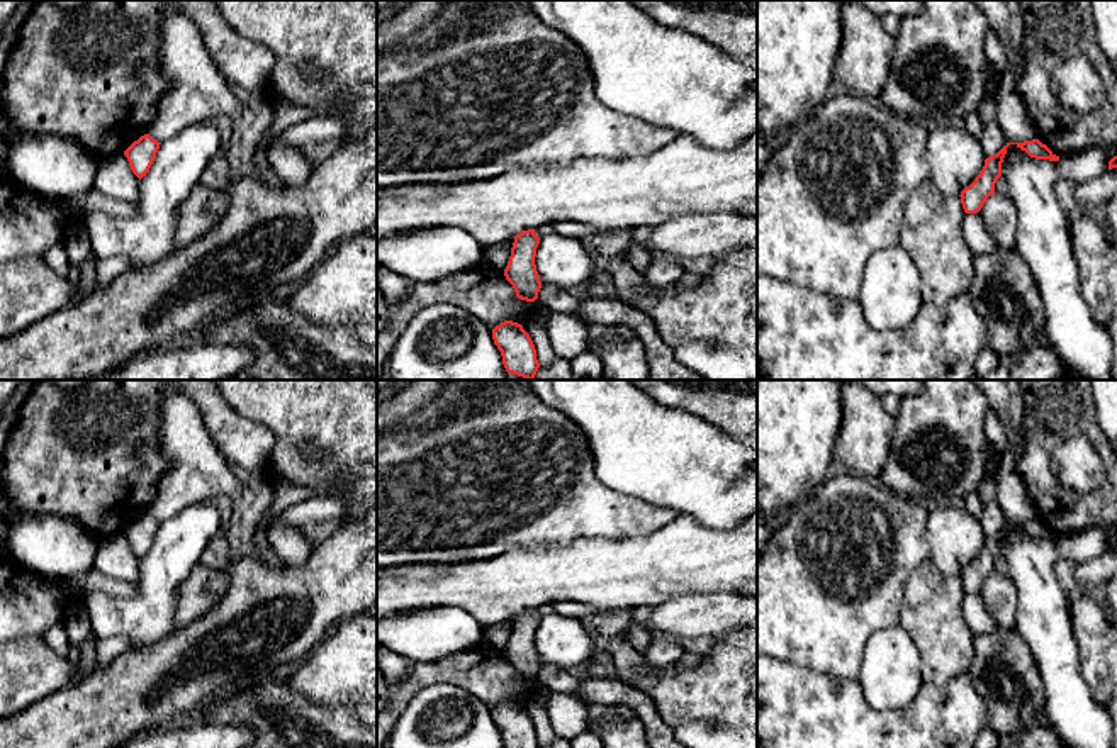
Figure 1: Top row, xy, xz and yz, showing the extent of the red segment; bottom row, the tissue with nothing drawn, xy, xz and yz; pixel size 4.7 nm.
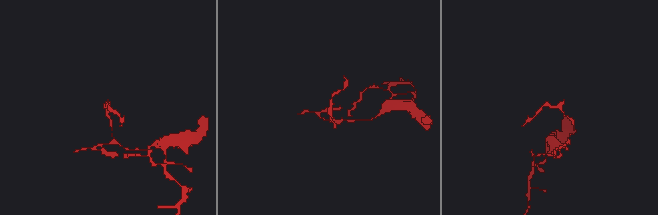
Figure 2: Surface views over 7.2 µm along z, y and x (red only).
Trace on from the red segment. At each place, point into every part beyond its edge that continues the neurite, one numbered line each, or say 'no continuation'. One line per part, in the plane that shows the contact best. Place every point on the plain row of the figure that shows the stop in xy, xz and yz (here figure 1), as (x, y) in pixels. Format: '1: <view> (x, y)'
no continuation

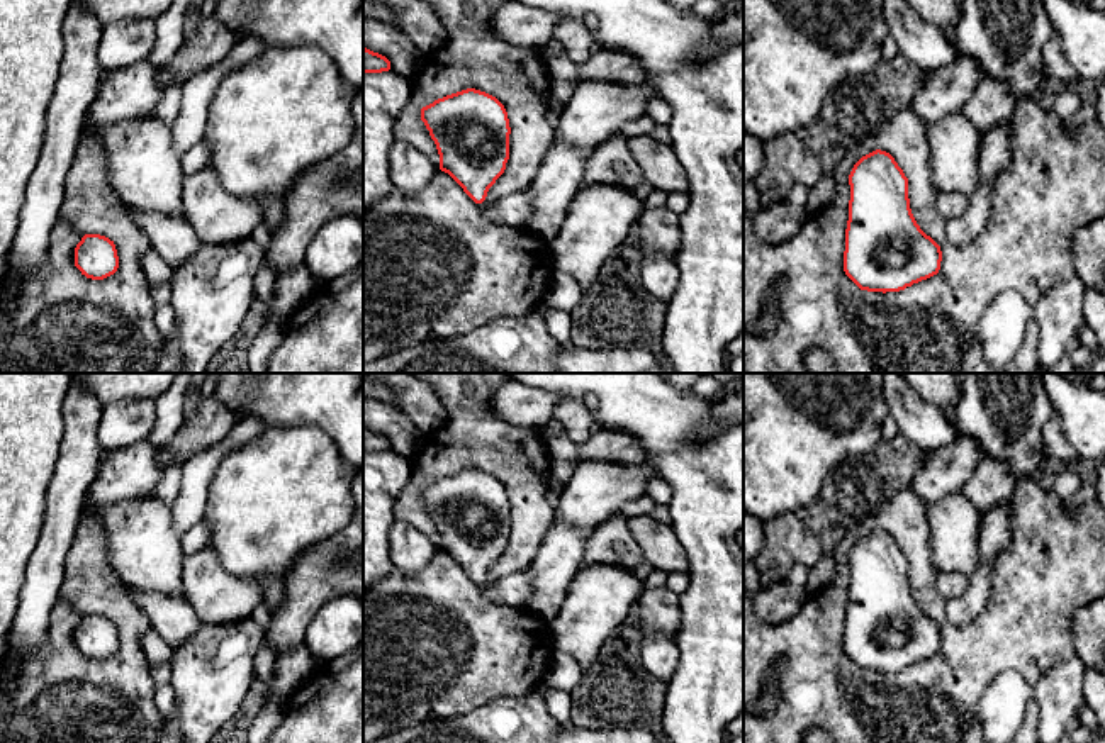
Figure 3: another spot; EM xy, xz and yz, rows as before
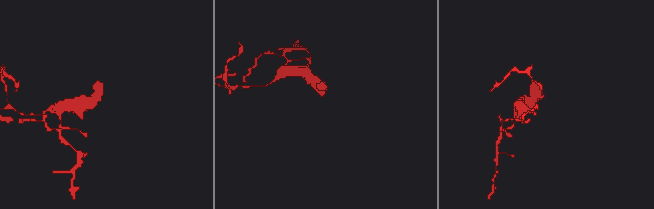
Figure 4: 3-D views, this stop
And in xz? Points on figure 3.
1: xz (516, 589)

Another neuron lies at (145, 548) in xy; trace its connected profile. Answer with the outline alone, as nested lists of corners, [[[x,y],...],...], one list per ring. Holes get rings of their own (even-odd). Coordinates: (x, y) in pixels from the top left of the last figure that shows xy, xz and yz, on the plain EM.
[[[148,497],[87,507],[98,516],[109,545],[109,563],[127,587],[183,595],[185,555],[171,506]]]

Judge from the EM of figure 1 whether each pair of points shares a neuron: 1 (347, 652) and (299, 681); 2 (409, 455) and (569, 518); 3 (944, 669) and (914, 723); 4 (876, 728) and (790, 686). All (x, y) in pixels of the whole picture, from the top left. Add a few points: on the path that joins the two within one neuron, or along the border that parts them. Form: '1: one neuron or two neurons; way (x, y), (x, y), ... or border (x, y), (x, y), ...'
1: one neuron; way (335, 664), (321, 677), (311, 681)
2: one neuron; way (449, 480), (530, 482)
3: two neurons; border (966, 670), (942, 684), (924, 682)
4: one neuron; way (854, 728), (832, 728), (812, 708)

